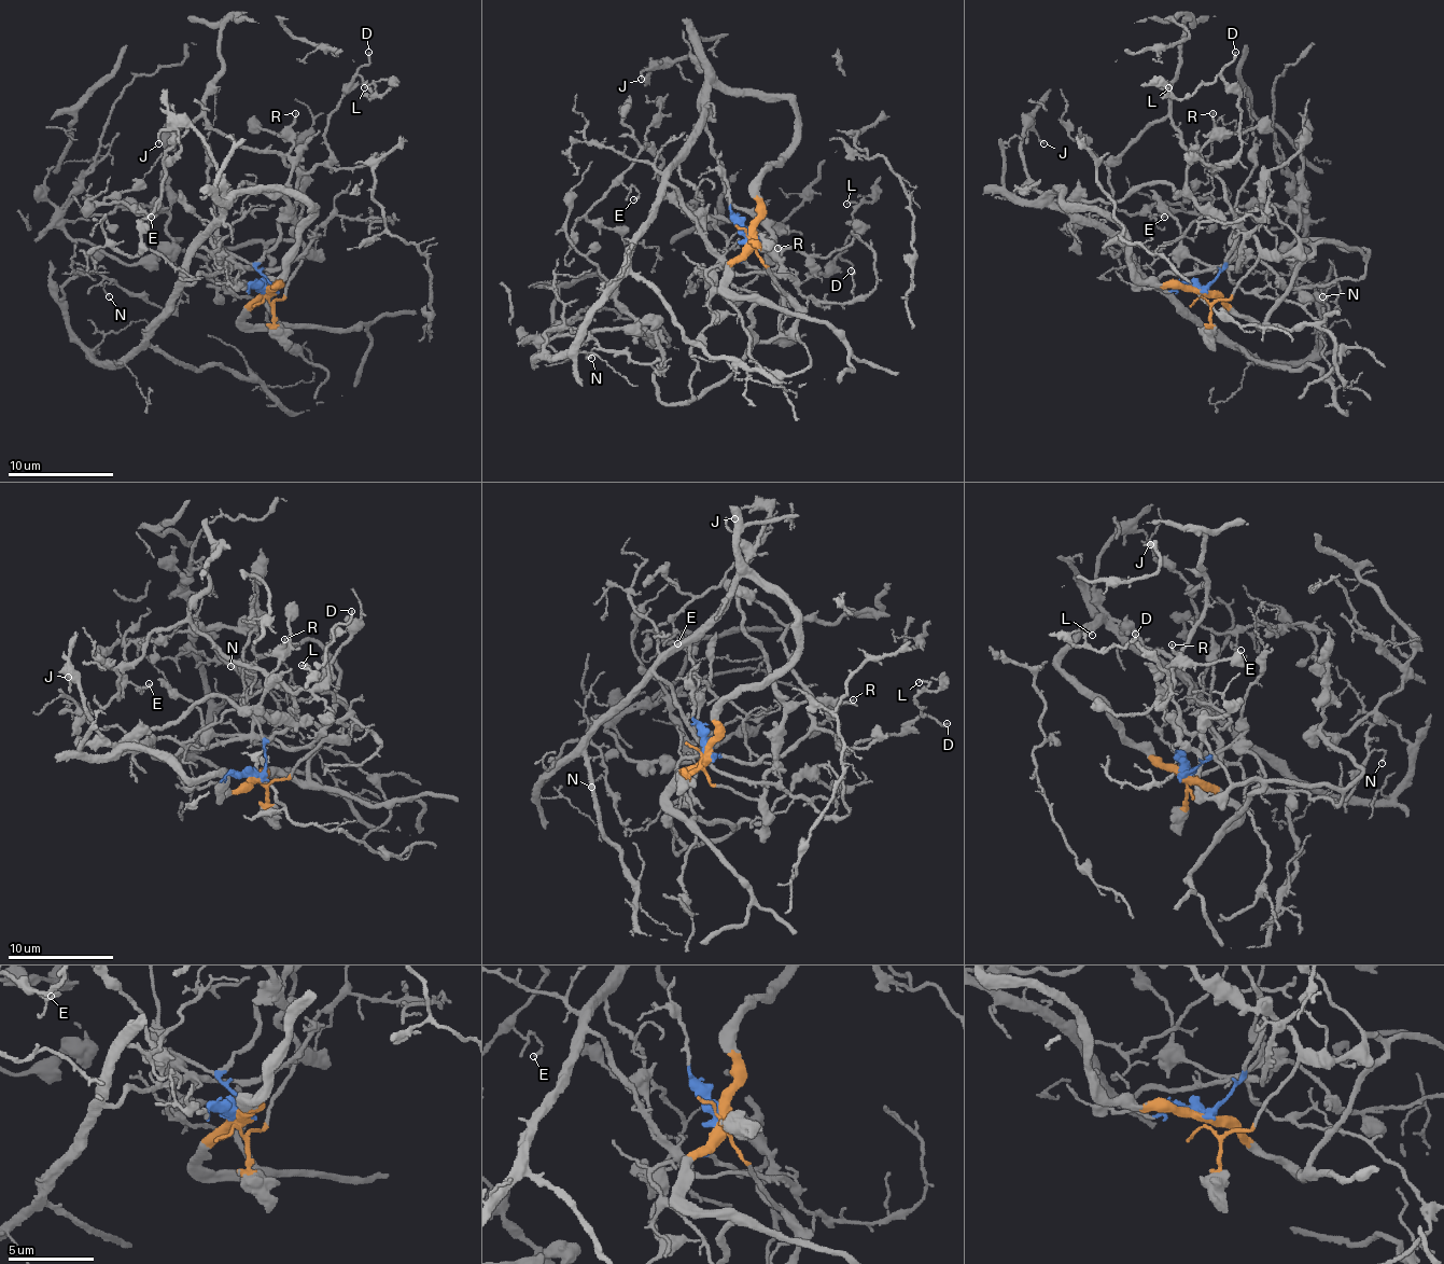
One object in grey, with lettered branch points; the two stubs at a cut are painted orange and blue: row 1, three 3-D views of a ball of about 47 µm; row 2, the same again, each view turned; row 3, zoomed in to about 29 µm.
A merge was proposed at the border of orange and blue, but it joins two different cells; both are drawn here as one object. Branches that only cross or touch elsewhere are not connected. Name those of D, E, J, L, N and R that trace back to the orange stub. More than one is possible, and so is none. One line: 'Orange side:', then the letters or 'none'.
Orange side: J, N, R

